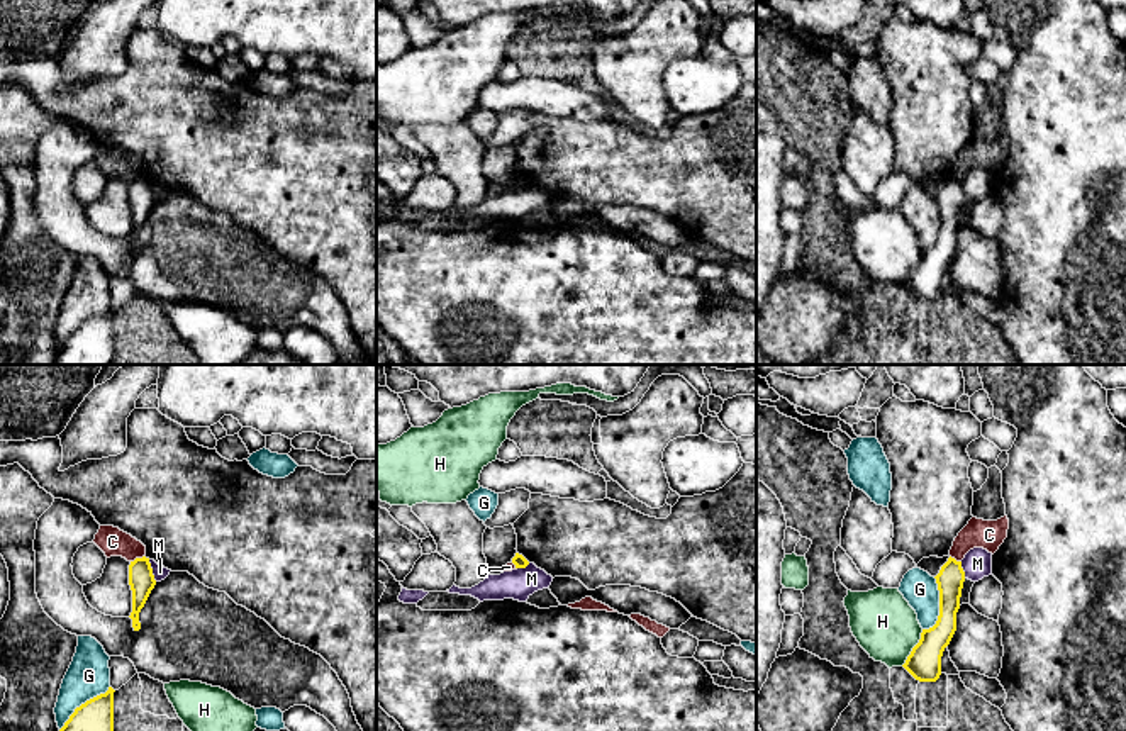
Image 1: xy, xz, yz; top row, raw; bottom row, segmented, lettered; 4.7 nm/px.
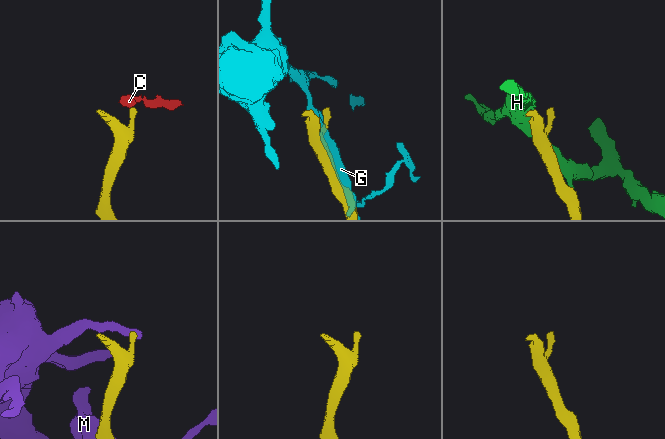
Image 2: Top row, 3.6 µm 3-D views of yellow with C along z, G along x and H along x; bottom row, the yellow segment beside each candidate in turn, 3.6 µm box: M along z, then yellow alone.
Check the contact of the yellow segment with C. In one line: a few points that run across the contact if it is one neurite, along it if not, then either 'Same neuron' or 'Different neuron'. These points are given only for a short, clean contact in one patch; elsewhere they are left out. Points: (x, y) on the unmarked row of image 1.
Line: xy (144, 175), (131, 182). Different neuron

